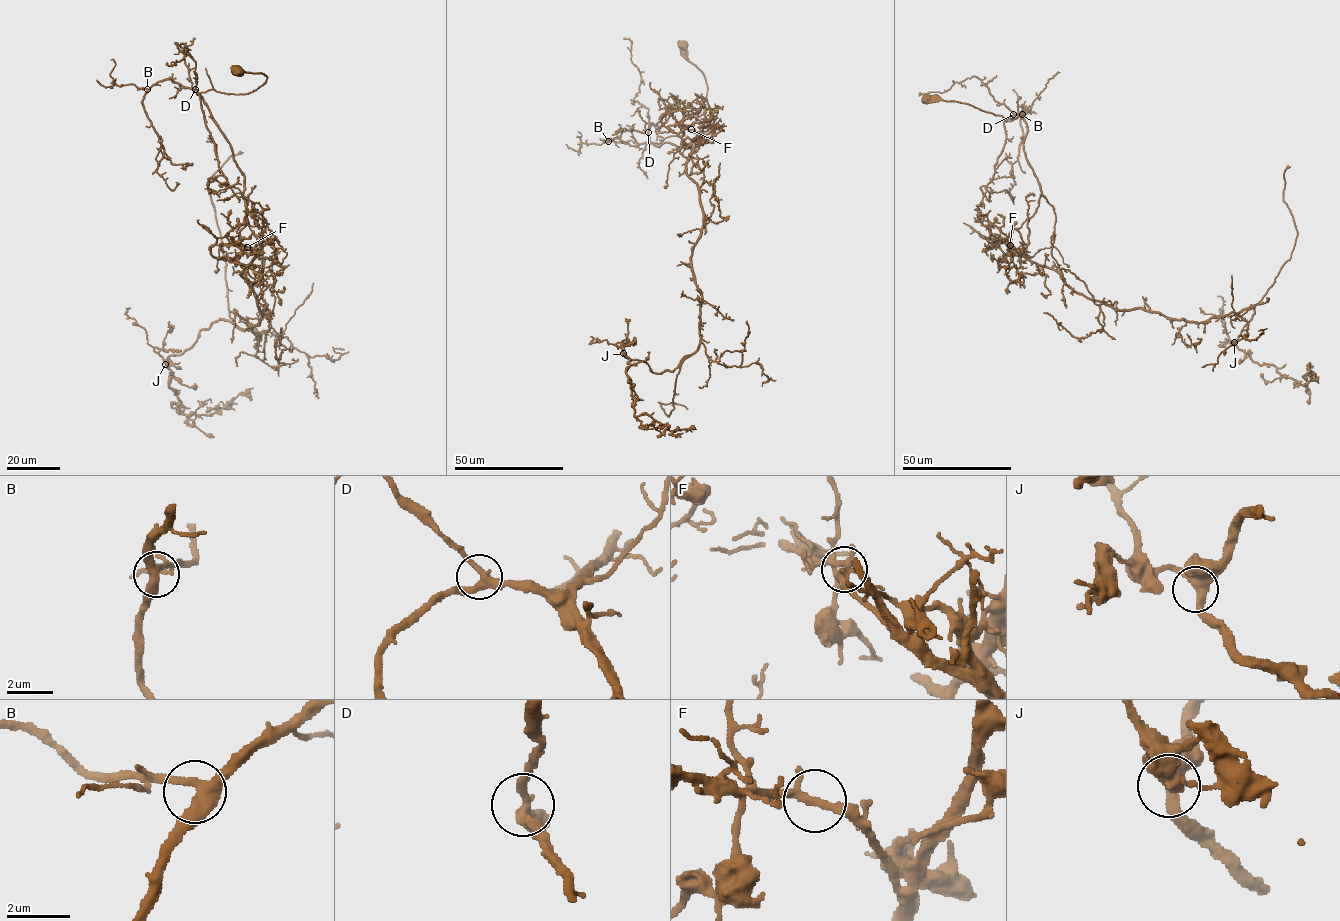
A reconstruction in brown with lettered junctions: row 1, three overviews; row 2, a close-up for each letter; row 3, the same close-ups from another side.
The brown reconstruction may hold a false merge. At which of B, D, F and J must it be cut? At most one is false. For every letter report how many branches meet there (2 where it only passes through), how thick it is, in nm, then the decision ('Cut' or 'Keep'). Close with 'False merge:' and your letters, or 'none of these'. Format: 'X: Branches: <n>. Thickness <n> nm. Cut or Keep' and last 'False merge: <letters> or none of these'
B: Branches: 3. Thickness 380 nm. Keep
D: Branches: 3. Thickness 320 nm. Keep
F: Branches: 3. Thickness 200 nm. Cut
J: Branches: 3. Thickness 420 nm. Keep
False merge: F

